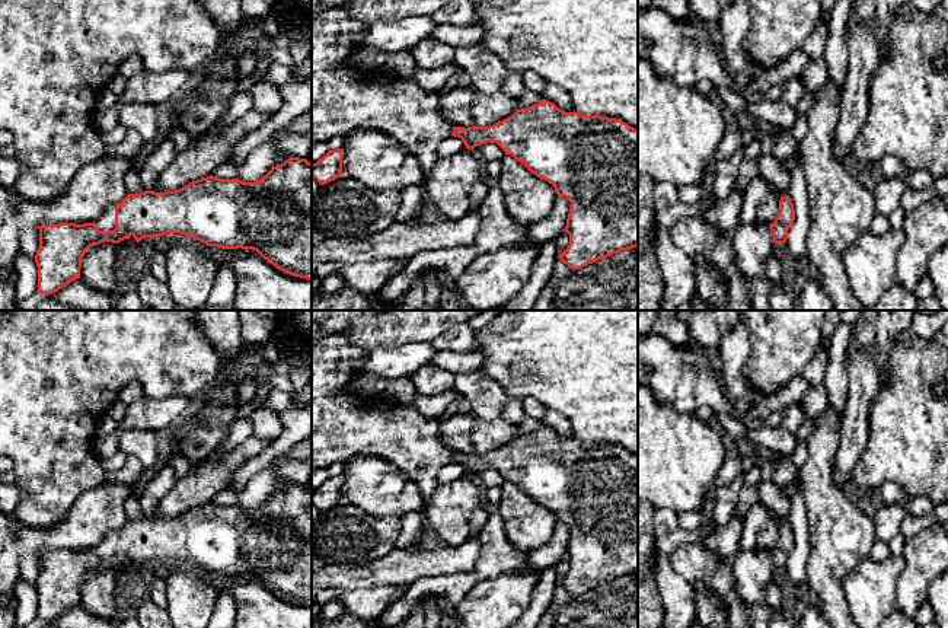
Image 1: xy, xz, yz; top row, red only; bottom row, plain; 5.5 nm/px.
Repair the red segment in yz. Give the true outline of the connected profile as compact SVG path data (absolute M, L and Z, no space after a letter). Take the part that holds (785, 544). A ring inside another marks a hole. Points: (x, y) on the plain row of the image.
M789 522L781 523L779 539L773 549L770 549L770 557L775 570L785 570L788 565L788 555L795 546L795 536Z

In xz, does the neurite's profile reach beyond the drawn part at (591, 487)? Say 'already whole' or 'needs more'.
already whole

